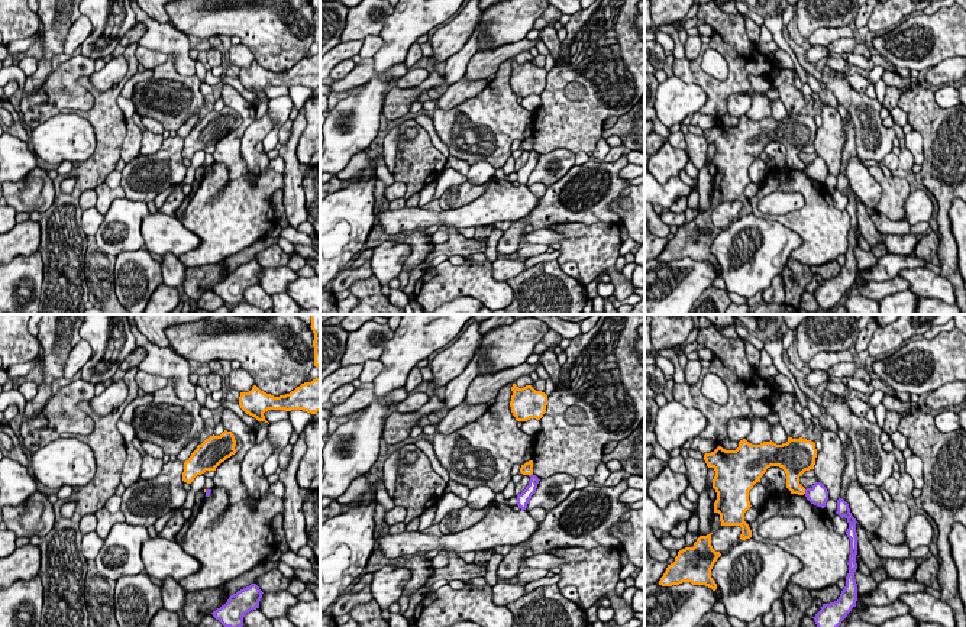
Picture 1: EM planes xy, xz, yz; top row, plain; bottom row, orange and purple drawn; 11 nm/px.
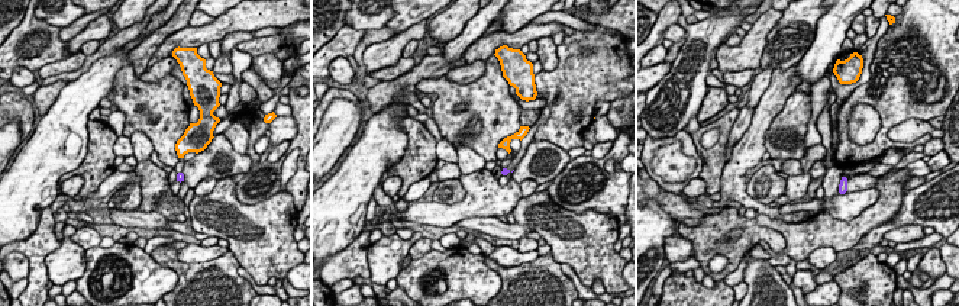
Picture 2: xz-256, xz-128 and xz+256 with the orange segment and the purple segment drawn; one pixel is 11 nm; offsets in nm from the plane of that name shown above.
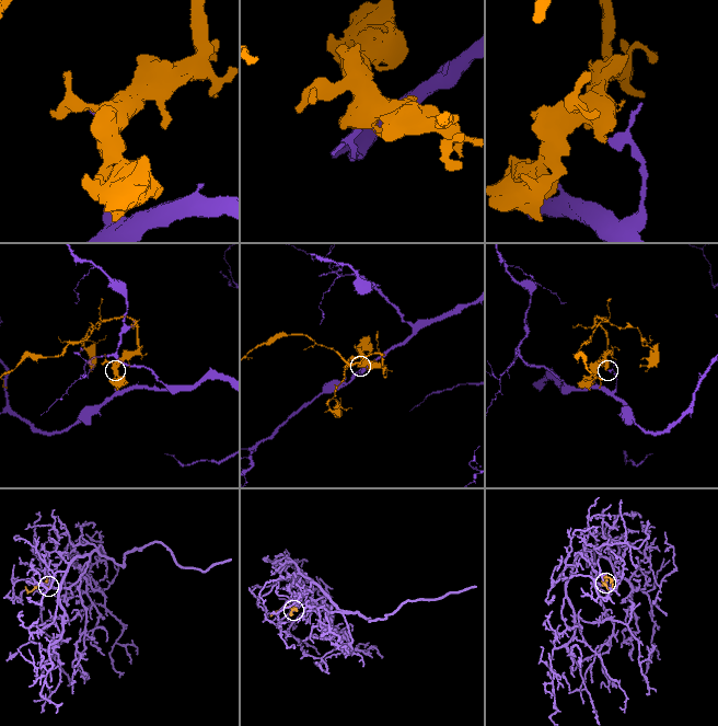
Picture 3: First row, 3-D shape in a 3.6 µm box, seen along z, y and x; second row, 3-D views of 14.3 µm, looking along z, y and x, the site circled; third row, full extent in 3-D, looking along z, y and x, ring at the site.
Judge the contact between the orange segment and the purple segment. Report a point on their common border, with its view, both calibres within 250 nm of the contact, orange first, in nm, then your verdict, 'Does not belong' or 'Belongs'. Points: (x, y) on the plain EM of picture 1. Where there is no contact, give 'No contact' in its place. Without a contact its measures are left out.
Touches orange at yz (804, 167). Thickness 160 nm (orange) against 220 nm. Does not belong

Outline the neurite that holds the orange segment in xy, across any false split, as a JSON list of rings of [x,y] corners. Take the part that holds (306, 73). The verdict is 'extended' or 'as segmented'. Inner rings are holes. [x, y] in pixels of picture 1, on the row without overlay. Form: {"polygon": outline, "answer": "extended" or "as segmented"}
{"polygon": [[[320,51],[311,58],[304,58],[290,70],[280,72],[266,70],[253,61],[249,68],[240,68],[239,81],[246,90],[265,98],[268,97],[264,88],[268,85],[303,85],[316,90],[320,87]]], "answer": "as segmented"}

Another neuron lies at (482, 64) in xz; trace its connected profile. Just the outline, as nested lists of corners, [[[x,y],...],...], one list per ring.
[[[521,39],[514,43],[505,43],[494,49],[478,51],[466,67],[465,77],[469,81],[484,80],[498,71],[498,67],[507,59],[516,58],[524,51],[536,48],[542,39],[534,41]]]

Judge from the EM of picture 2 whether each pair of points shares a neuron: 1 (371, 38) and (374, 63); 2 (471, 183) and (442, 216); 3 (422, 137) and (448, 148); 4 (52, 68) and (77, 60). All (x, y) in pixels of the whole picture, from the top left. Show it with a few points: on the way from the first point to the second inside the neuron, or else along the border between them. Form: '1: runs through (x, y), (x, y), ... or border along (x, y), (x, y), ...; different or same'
1: border along (393, 36), (365, 48), (365, 73); different
2: runs through (471, 193), (470, 199), (452, 213); same
3: border along (438, 142), (436, 158); different
4: runs through (58, 67), (71, 63); same

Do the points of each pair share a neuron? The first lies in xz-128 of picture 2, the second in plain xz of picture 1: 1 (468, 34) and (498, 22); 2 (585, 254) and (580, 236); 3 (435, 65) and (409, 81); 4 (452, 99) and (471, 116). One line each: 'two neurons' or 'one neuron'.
1: two neurons
2: one neuron
3: two neurons
4: one neuron

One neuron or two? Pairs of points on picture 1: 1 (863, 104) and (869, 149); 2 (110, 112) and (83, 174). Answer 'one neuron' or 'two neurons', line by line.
1: one neuron
2: one neuron

